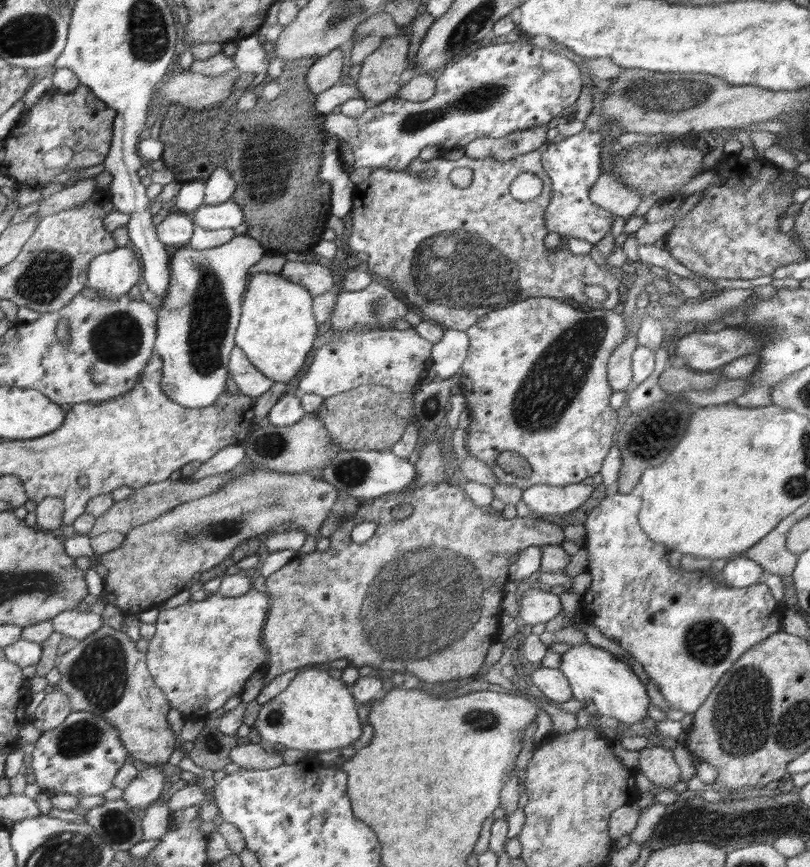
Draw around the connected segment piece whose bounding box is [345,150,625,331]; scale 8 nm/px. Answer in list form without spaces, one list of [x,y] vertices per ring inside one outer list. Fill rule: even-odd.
[[[541,150],[505,161],[492,156],[475,159],[464,155],[458,160],[436,157],[426,162],[416,157],[405,171],[378,167],[372,169],[363,182],[354,185],[352,231],[345,247],[354,254],[368,255],[366,261],[376,279],[386,280],[406,291],[413,309],[440,323],[444,329],[468,330],[486,314],[494,313],[494,310],[502,310],[520,300],[535,297],[570,298],[580,304],[590,302],[584,289],[592,285],[604,287],[608,298],[602,302],[592,302],[590,306],[603,310],[614,309],[620,304],[618,288],[625,281],[618,280],[600,268],[589,254],[576,255],[570,250],[550,250],[544,246],[544,238],[548,236],[546,212],[552,194],[553,183],[541,162]],[[460,167],[472,170],[472,182],[466,188],[454,185],[448,178],[452,169]],[[429,168],[436,170],[436,175],[430,181],[415,176]],[[523,172],[539,176],[543,182],[541,193],[532,200],[516,200],[510,192],[512,181]]]

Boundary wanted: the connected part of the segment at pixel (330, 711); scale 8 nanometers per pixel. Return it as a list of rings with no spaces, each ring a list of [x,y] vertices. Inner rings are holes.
[[[312,667],[298,674],[278,696],[261,705],[255,722],[264,748],[333,751],[350,746],[362,734],[362,724],[354,706],[350,688],[342,680],[334,680],[328,671]]]

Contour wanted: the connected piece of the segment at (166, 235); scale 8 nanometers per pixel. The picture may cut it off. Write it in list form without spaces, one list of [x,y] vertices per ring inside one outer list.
[[[186,212],[170,213],[155,227],[158,239],[164,245],[180,248],[187,245],[193,236],[195,222]]]

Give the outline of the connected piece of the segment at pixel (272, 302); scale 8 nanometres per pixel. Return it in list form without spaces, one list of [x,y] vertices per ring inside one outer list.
[[[258,273],[250,281],[242,306],[237,345],[257,370],[273,382],[286,384],[292,380],[314,346],[318,324],[314,322],[310,293],[308,288],[290,282],[280,274]]]

